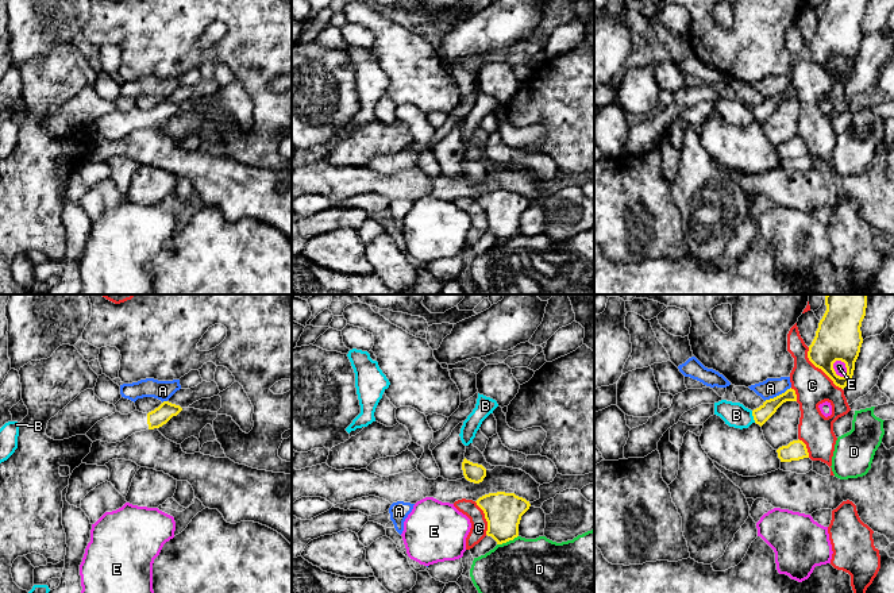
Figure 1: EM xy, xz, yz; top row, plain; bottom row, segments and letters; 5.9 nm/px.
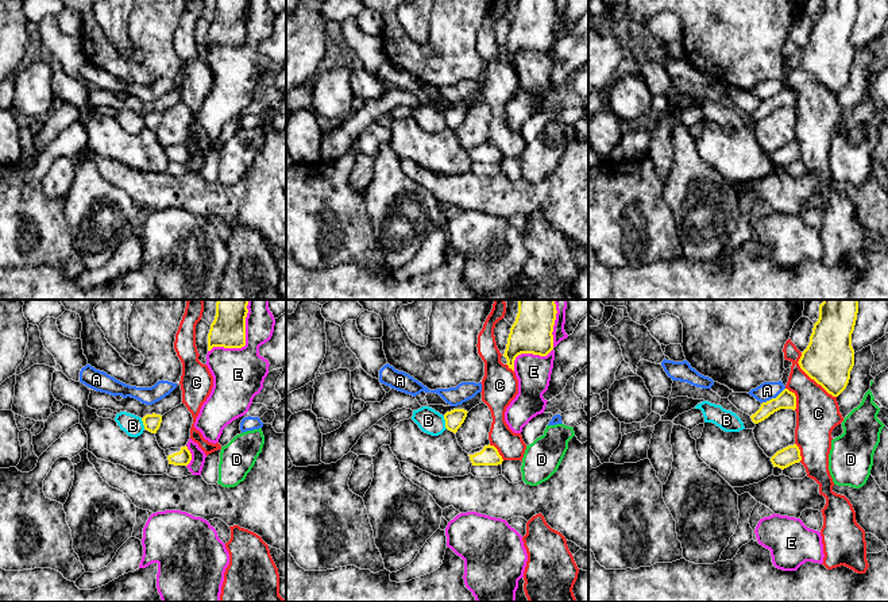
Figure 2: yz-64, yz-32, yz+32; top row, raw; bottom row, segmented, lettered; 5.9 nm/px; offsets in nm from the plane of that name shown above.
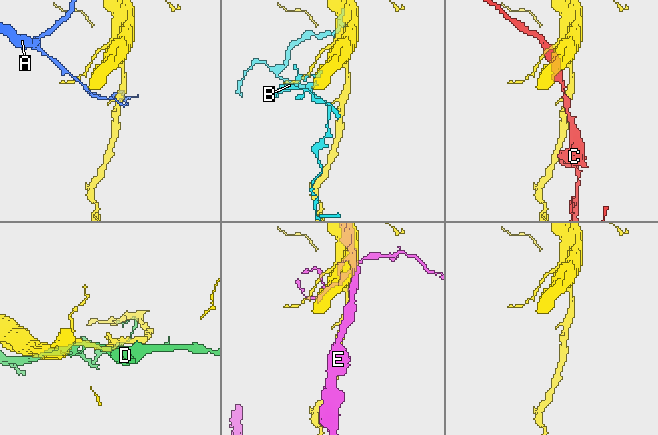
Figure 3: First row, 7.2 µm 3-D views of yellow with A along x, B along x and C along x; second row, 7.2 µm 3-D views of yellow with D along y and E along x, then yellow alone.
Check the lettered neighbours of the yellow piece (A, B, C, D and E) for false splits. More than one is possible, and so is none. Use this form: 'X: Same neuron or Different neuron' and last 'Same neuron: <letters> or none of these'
A: Different neuron
B: Different neuron
C: Different neuron
D: Different neuron
E: Different neuron
Same neuron: none of these

